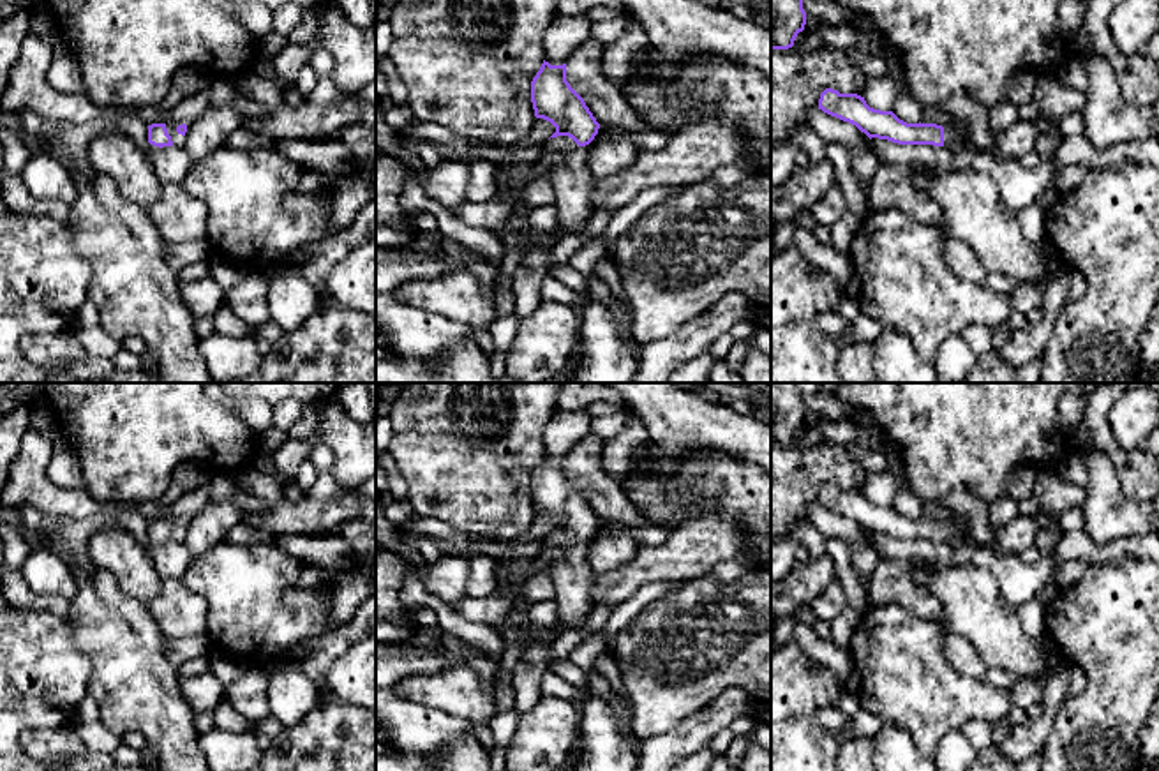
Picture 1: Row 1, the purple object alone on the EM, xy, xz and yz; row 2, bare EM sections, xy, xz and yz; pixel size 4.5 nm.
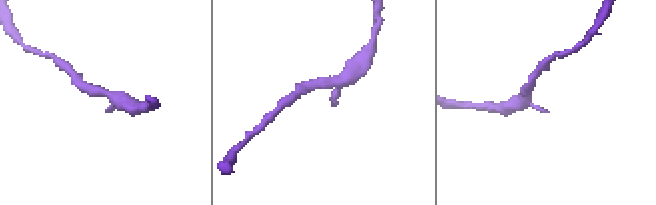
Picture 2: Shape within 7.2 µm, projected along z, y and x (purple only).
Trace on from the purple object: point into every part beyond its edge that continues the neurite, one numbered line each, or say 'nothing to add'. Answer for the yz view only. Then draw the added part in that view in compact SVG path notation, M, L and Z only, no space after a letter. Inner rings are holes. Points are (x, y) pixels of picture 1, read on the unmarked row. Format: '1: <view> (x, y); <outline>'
1: yz (958, 526); M954 517L953 520L944 522L944 542L953 536L968 538L968 524L965 519Z

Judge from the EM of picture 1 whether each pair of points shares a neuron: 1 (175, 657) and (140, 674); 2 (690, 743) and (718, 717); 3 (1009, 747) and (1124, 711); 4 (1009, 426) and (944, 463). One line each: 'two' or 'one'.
1: two
2: one
3: two
4: one

